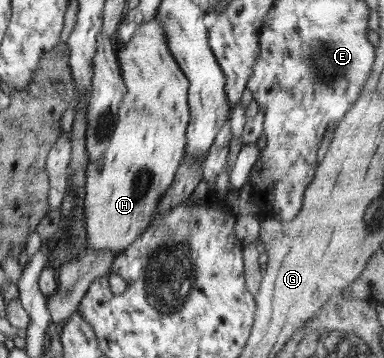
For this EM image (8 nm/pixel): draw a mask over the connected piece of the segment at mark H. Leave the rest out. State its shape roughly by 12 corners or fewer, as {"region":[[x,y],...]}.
{"region":[[161,20],[116,48],[127,93],[88,160],[87,250],[123,255],[184,161],[190,82]]}

